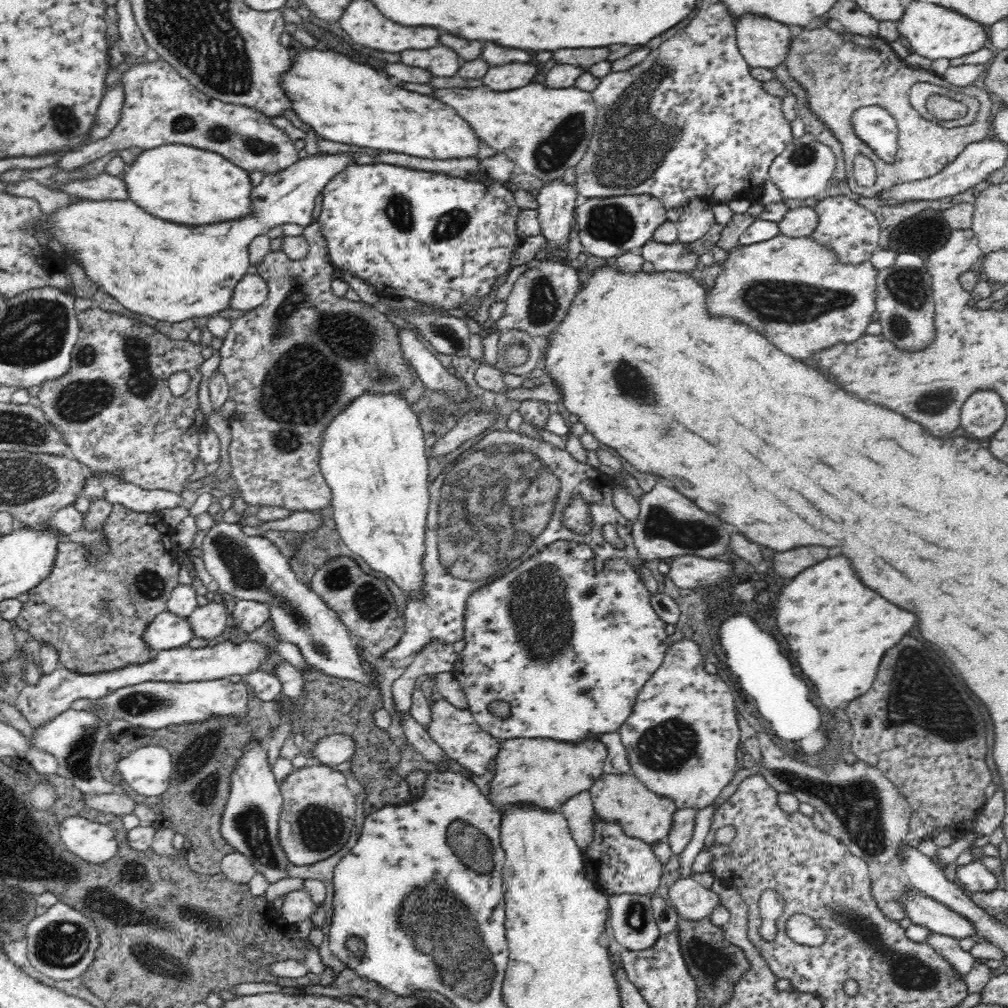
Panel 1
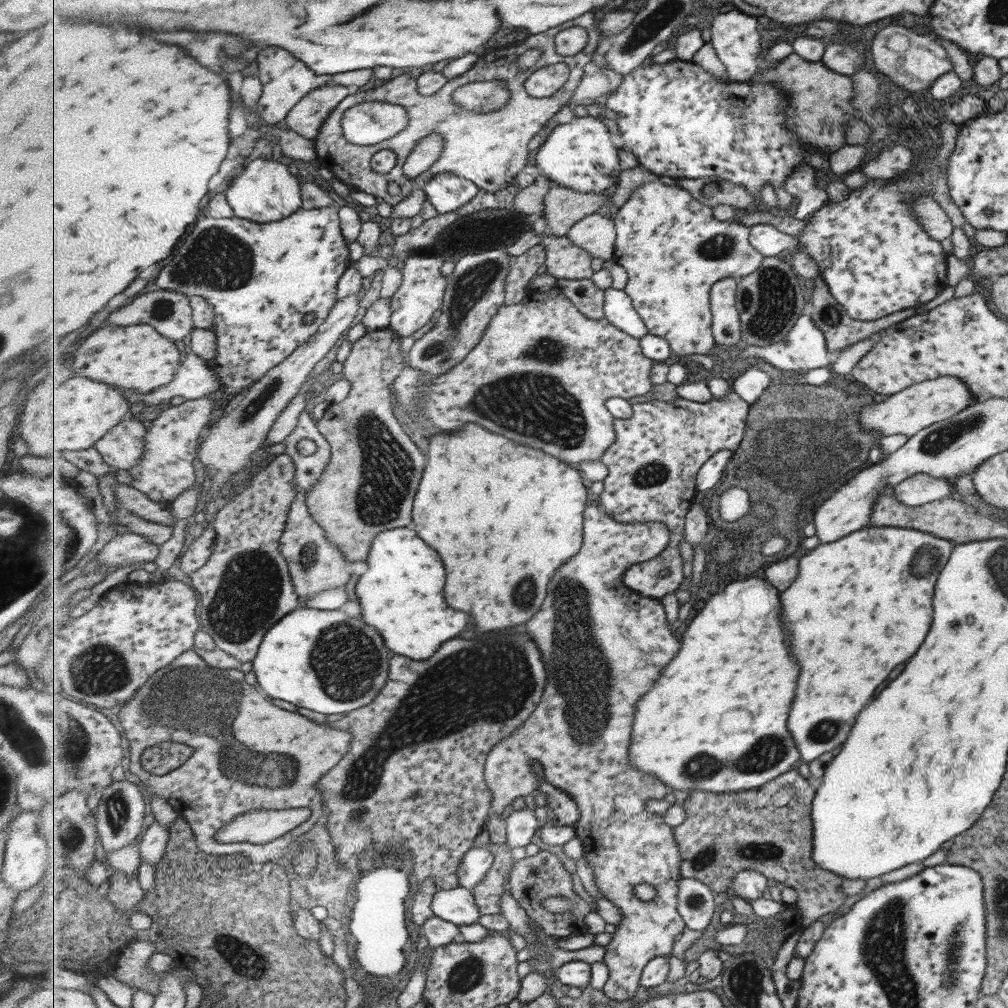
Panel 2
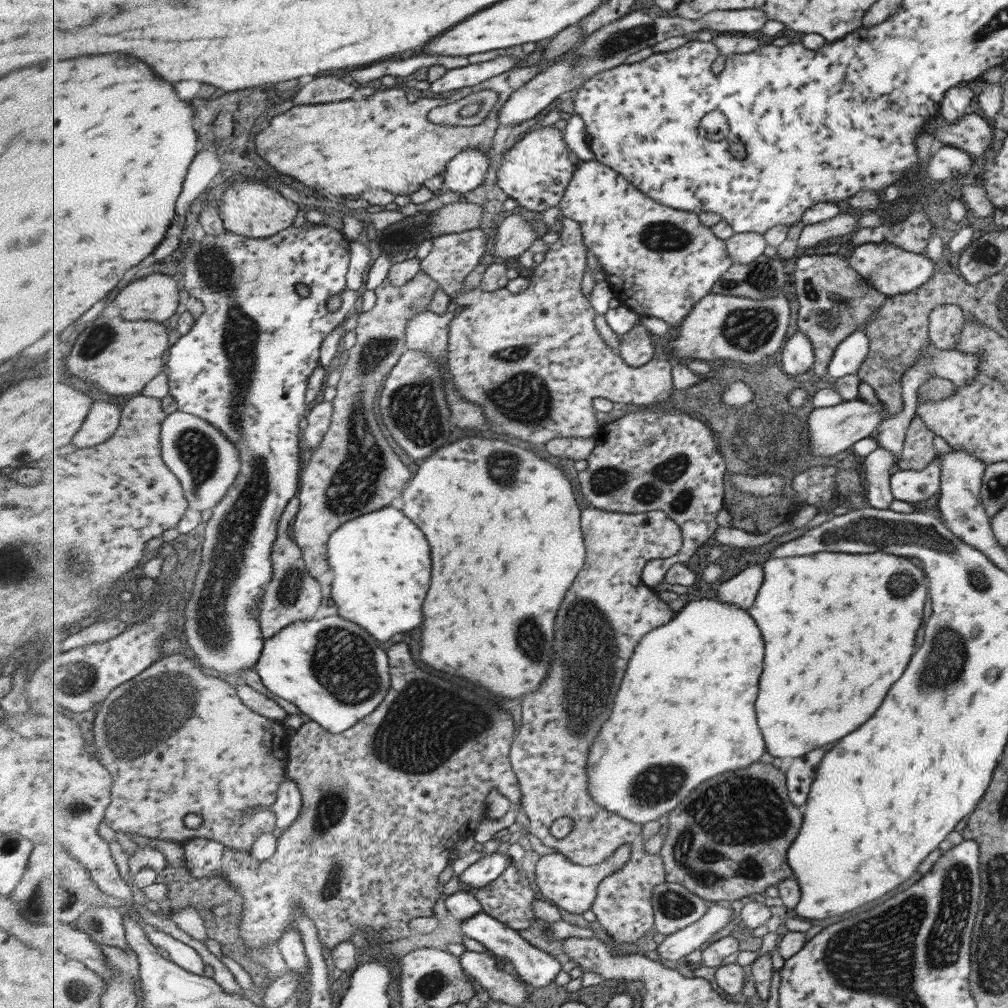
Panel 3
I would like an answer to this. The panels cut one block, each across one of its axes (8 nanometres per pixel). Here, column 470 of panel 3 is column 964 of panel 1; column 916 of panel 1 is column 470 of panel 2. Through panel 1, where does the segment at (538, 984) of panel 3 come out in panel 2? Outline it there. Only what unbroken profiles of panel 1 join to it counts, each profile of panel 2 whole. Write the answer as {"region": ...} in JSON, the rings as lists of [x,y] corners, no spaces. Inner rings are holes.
{"region":[[[463,886],[437,892],[432,903],[432,910],[437,917],[459,926],[479,922],[482,916],[473,890]]]}

